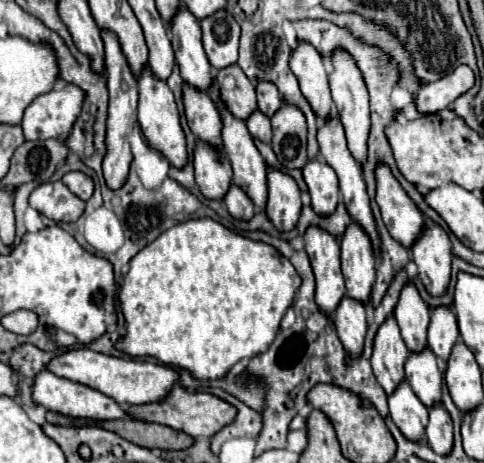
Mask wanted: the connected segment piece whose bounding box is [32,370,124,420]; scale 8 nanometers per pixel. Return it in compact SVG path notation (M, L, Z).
M42 370L36 376L32 398L34 398L36 404L40 404L48 410L54 410L54 412L60 412L60 414L66 414L66 416L74 416L74 418L92 418L92 420L124 418L124 408L116 400L112 400L110 396L104 396L102 392L96 392L94 388L88 388L84 384L64 380L64 378L56 376L54 372L48 372L48 370Z

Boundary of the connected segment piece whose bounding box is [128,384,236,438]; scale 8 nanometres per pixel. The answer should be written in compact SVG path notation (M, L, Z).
M176 384L172 392L166 396L166 400L158 404L144 404L144 406L128 406L128 414L138 420L146 422L156 422L156 424L166 424L174 430L182 430L190 436L208 436L212 438L220 428L228 426L236 418L236 408L228 404L226 400L208 394L208 392L188 392L184 386Z

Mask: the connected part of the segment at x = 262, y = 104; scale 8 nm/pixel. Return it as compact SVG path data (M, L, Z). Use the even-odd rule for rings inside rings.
M256 82L256 94L258 94L258 108L266 114L266 116L272 116L280 104L282 104L282 96L276 88L276 84L272 82Z

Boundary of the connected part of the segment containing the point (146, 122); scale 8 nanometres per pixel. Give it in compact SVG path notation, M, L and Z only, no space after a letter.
M144 66L144 72L138 78L138 124L148 140L148 144L156 150L160 150L170 164L182 168L186 164L186 138L180 126L180 116L178 116L178 108L174 102L174 94L170 92L168 84L164 80L156 80L156 76L152 76L152 70L148 66Z

